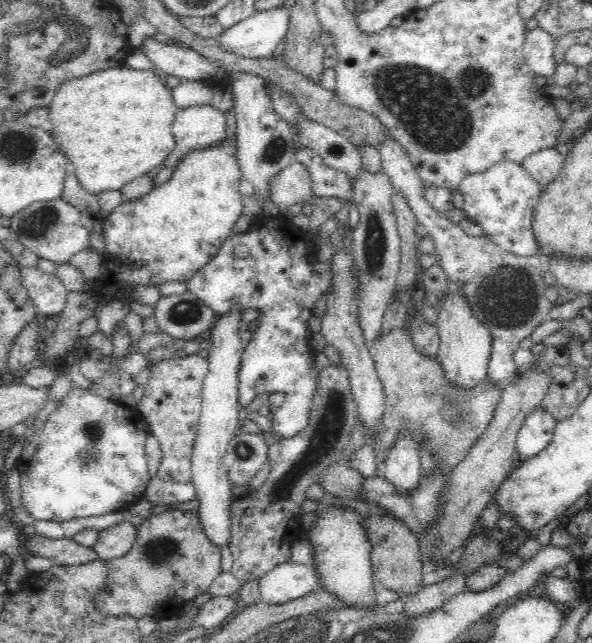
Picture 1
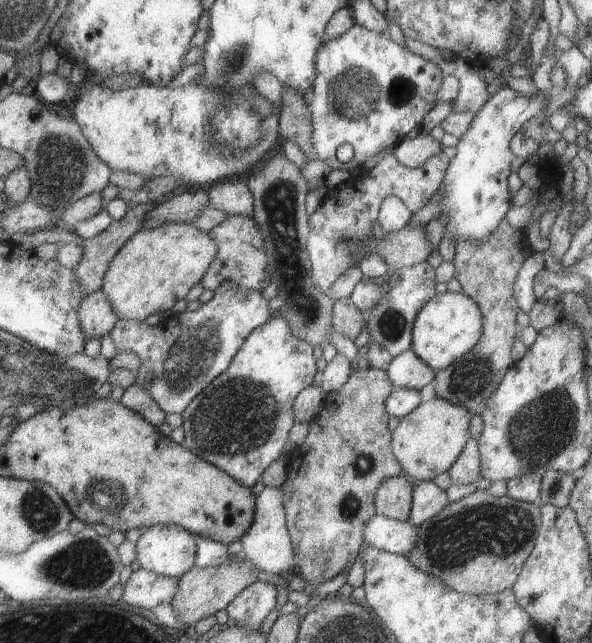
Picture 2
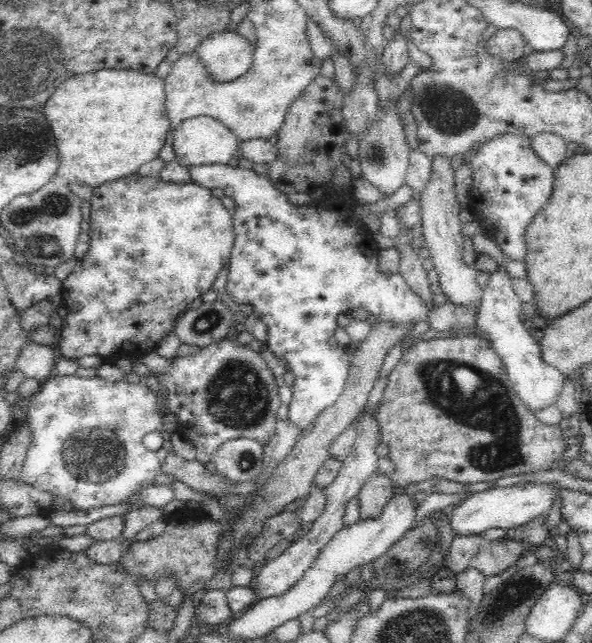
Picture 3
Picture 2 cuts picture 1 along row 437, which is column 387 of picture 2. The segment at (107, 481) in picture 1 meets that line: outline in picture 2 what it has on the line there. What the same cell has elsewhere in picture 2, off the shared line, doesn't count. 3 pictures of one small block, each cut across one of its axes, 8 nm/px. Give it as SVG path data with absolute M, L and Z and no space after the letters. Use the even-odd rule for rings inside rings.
M354 22L347 32L321 43L315 54L315 80L311 85L312 100L308 106L311 146L315 156L329 168L351 171L356 166L365 165L383 148L396 147L411 128L421 129L423 117L436 104L435 94L441 80L443 73L434 62L392 41L387 31L377 34ZM341 144L349 144L353 149L353 158L345 163L335 157L335 149Z

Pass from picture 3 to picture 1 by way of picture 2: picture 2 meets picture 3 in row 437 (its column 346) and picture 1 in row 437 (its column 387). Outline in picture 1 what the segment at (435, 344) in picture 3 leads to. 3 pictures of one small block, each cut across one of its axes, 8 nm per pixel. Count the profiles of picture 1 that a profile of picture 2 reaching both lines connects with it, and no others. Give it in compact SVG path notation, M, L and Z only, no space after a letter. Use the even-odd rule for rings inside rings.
M400 328L379 334L370 346L369 353L386 395L386 410L382 416L382 424L374 434L376 440L372 442L377 462L386 458L396 433L402 427L408 427L416 442L419 442L418 438L425 432L431 440L433 458L439 460L439 464L444 465L446 471L452 470L486 430L486 425L499 403L503 386L487 379L482 380L474 390L460 390L455 386L449 386L443 379L438 361L422 356L414 348L412 338Z

